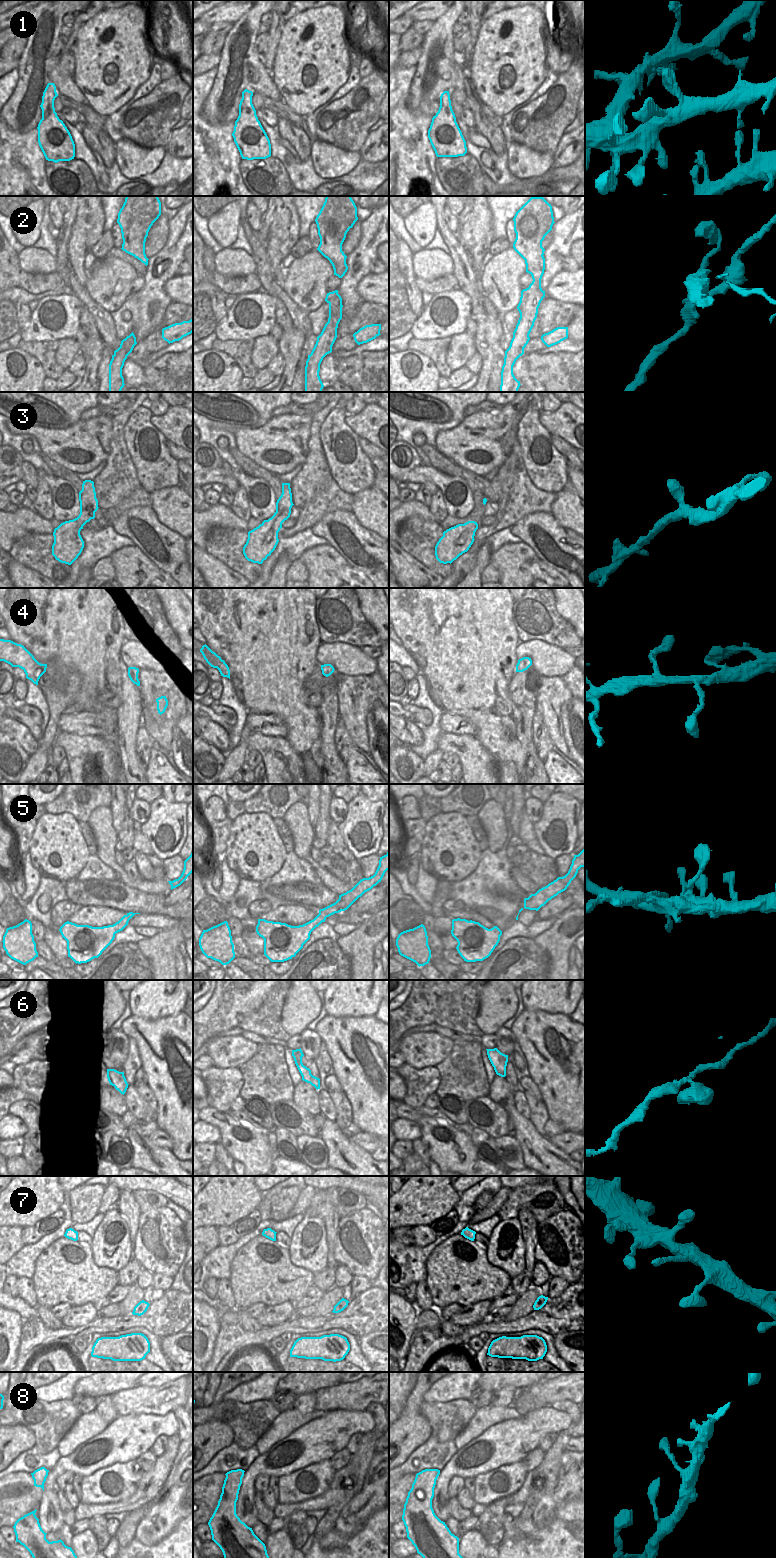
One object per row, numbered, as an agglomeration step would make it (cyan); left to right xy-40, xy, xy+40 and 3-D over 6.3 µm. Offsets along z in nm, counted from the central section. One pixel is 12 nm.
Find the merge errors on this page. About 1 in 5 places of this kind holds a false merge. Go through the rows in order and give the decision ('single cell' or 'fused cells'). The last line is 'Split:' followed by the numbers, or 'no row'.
1: single cell
2: fused cells
3: single cell
4: single cell
5: single cell
6: single cell
7: single cell
8: single cell
Split: 2

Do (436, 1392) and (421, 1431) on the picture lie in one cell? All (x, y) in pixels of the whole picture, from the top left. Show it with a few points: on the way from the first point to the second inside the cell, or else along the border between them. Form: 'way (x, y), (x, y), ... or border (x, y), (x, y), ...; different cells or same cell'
border (435, 1382), (424, 1394), (423, 1400); different cells

